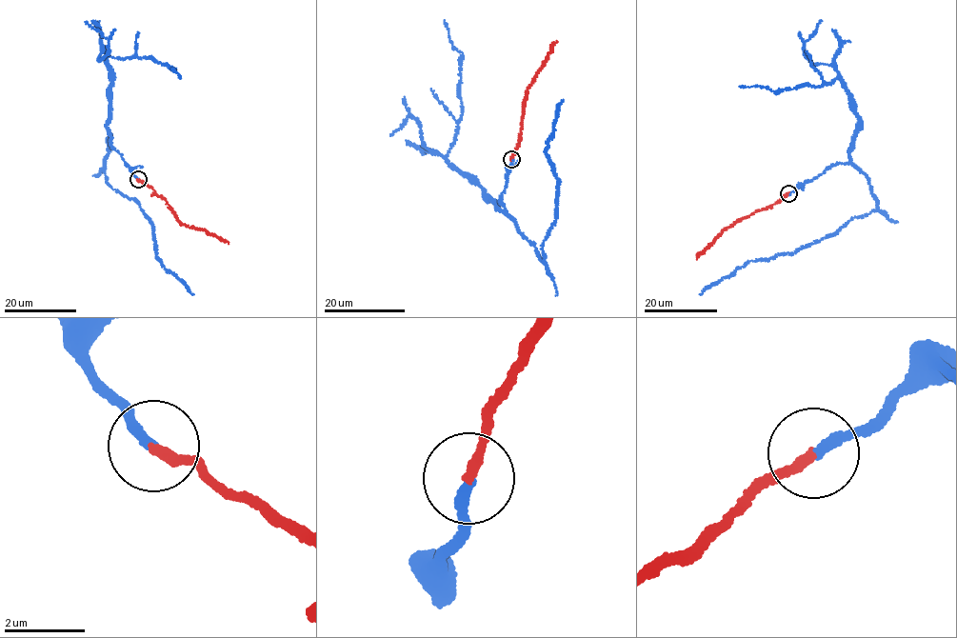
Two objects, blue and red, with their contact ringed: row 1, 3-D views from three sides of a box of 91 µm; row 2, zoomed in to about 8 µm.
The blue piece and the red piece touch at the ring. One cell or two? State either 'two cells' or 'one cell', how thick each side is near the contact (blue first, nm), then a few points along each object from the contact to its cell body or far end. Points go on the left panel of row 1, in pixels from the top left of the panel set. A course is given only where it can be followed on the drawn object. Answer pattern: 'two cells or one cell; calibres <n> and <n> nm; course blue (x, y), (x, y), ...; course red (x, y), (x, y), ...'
one cell; calibres 240 and 240 nm; course blue (138, 179), (111, 146), (109, 134), (106, 181), (139, 204), (149, 219), (156, 257), (193, 294); course red (138, 179), (166, 201), (181, 223), (229, 243)

